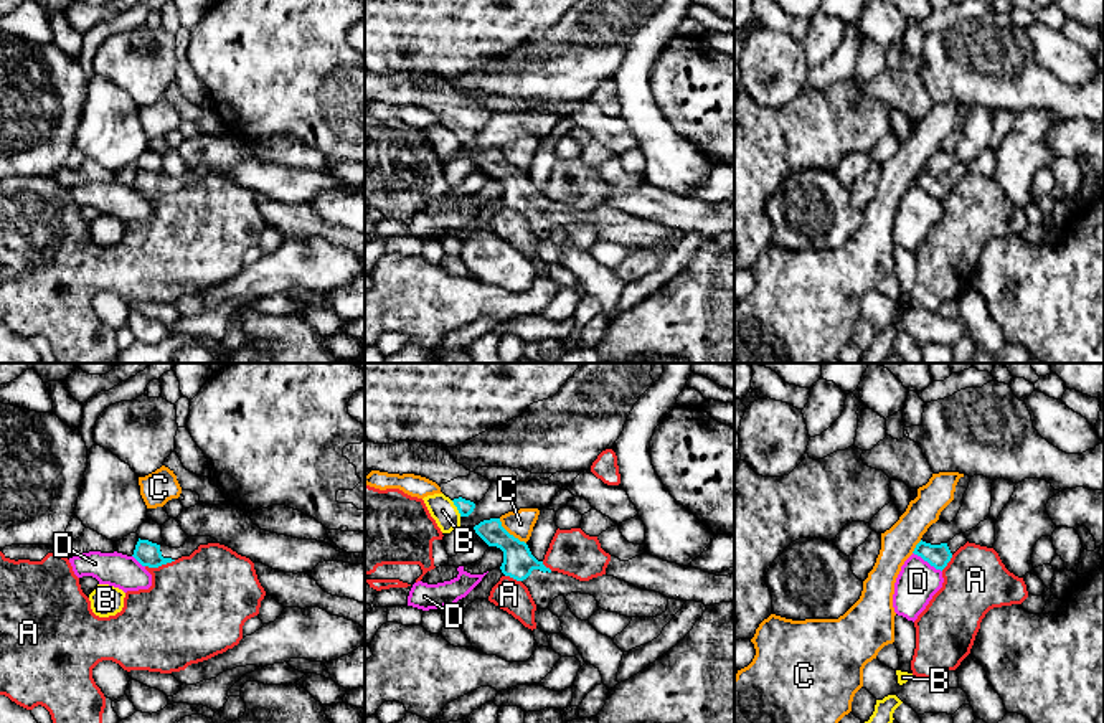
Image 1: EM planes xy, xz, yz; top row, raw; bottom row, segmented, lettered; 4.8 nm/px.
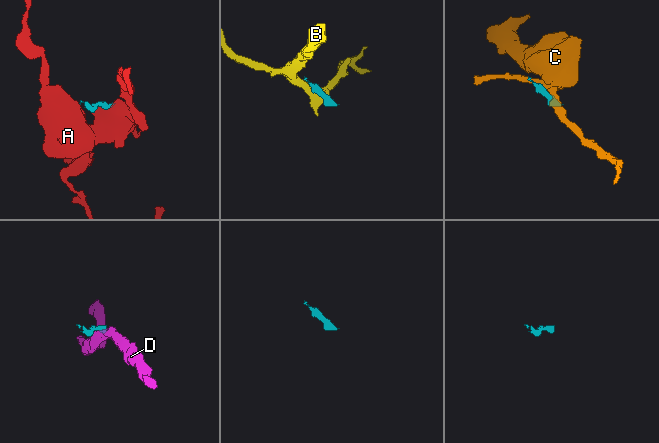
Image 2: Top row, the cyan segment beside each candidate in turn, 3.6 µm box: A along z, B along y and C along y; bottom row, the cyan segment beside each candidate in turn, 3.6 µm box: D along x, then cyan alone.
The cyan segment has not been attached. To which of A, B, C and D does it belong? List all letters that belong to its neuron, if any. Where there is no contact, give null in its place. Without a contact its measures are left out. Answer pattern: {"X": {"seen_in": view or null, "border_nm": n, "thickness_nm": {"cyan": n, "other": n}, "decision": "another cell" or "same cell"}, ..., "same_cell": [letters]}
{"A": {"seen_in": "xy", "border_nm": 160, "thickness_nm": {"cyan": 120, "other": 460}, "decision": "another cell"}, "B": {"seen_in": "xz", "border_nm": 90, "thickness_nm": {"cyan": 80, "other": 120}, "decision": "another cell"}, "C": {"seen_in": "xz", "border_nm": 180, "thickness_nm": {"cyan": 150, "other": 130}, "decision": "another cell"}, "D": {"seen_in": "yz", "border_nm": 170, "thickness_nm": {"cyan": 110, "other": 200}, "decision": "another cell"}, "same_cell": []}

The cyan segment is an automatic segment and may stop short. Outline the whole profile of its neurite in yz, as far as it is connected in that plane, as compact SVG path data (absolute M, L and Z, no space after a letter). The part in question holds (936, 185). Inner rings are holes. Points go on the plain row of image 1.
M959 163L947 173L941 173L941 175L931 175L921 170L916 175L913 183L921 187L924 191L927 191L936 200L942 201L951 191L952 185L965 173L967 173L967 168L964 163Z

